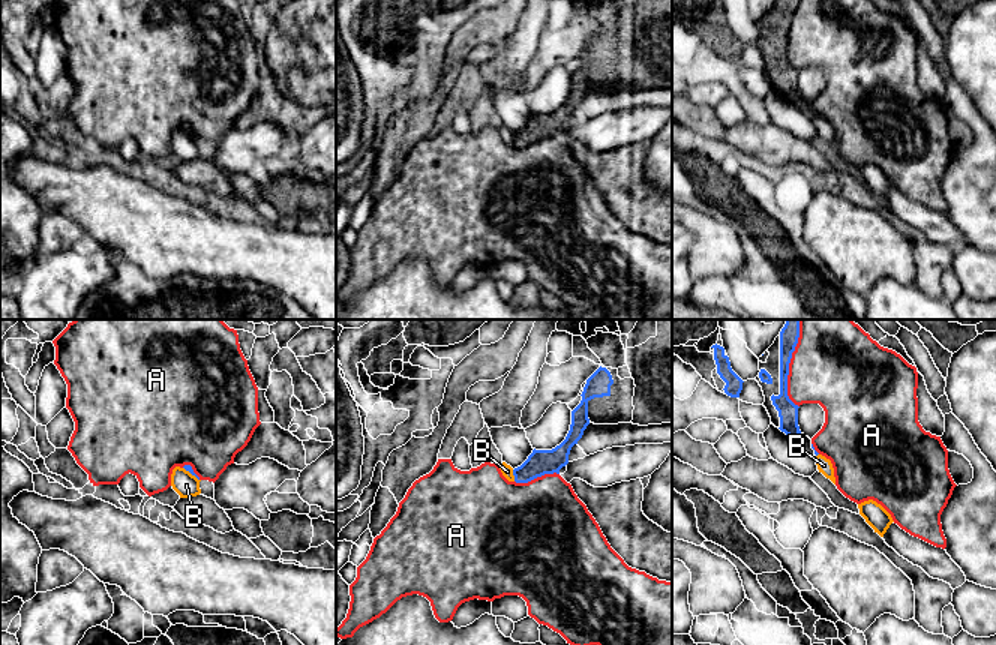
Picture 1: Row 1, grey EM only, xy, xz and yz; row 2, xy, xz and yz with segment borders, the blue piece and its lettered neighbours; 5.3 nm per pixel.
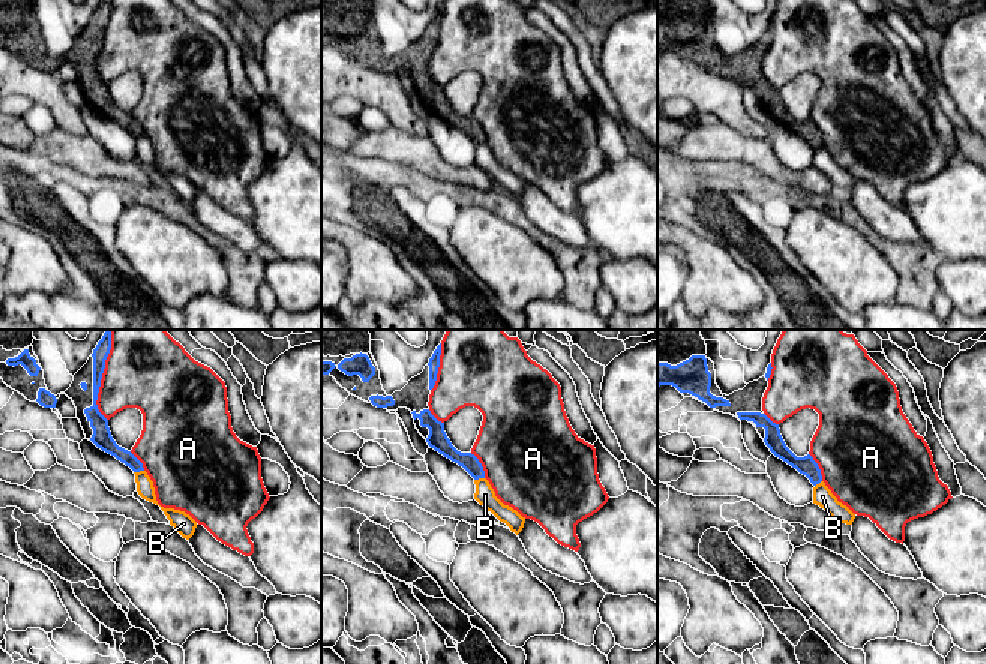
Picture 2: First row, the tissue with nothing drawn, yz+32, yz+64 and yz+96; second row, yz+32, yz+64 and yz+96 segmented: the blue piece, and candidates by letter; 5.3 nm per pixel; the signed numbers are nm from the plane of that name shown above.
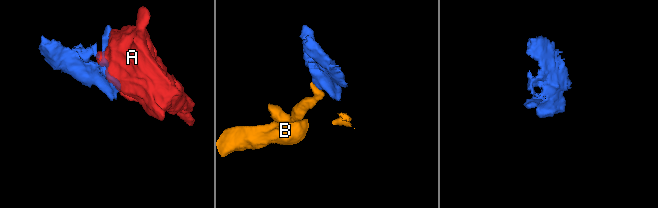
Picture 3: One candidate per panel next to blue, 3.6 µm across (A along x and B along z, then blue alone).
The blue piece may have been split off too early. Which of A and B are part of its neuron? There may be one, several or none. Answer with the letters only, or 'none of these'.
none of these

